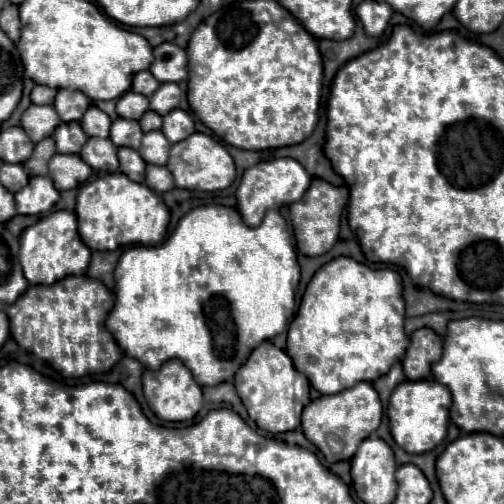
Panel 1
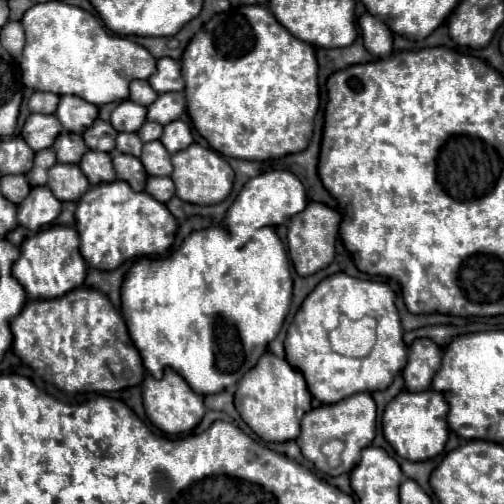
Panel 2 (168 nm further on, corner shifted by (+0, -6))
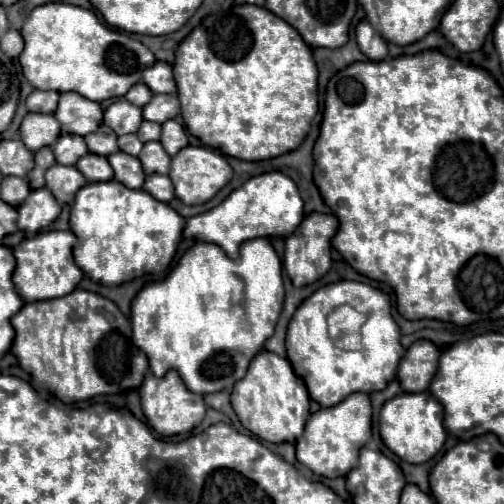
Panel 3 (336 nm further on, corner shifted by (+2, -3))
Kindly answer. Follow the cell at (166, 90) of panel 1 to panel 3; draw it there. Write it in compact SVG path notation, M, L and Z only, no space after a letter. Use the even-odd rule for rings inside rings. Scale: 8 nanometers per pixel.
M176 93L154 95L152 101L142 109L144 119L154 123L164 123L168 119L174 119L178 113L180 113L180 101Z

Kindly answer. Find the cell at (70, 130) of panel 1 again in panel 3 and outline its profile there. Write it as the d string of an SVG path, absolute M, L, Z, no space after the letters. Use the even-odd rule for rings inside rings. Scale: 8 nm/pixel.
M60 135L60 139L52 145L54 157L60 165L74 165L80 157L88 153L88 147L84 143L84 137L80 135Z

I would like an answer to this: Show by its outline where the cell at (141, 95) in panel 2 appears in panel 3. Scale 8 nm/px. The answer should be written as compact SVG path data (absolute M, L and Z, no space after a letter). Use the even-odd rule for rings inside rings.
M136 83L136 85L130 87L130 91L128 91L124 97L126 97L130 103L134 103L134 105L144 107L144 105L152 99L152 91L150 91L148 85L144 85L144 83Z

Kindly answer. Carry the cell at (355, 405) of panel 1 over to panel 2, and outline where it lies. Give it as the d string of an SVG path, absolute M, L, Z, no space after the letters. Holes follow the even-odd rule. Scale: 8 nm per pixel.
M368 392L354 394L350 398L344 398L338 404L326 404L320 408L314 408L306 412L306 418L302 418L302 434L298 436L298 446L306 460L310 460L320 472L326 472L330 476L340 476L344 472L350 472L360 458L360 452L372 444L376 430L376 404ZM328 440L342 440L344 442L344 460L338 468L330 468L326 462L326 456L322 454L322 444Z

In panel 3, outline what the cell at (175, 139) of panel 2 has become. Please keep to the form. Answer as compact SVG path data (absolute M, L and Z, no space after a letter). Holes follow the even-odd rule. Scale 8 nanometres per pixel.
M170 119L166 123L162 123L162 137L160 137L160 143L164 145L164 149L168 151L170 157L174 157L182 147L188 145L188 135L184 131L184 127Z

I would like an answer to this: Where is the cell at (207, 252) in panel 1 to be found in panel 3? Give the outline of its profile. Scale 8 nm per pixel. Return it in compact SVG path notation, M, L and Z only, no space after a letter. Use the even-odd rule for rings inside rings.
M266 237L242 243L238 259L230 259L214 243L198 241L180 257L168 277L146 283L132 299L132 343L146 353L150 369L156 377L176 369L192 393L206 395L222 389L232 389L232 385L246 375L248 363L262 349L264 341L274 333L282 303L282 263Z

